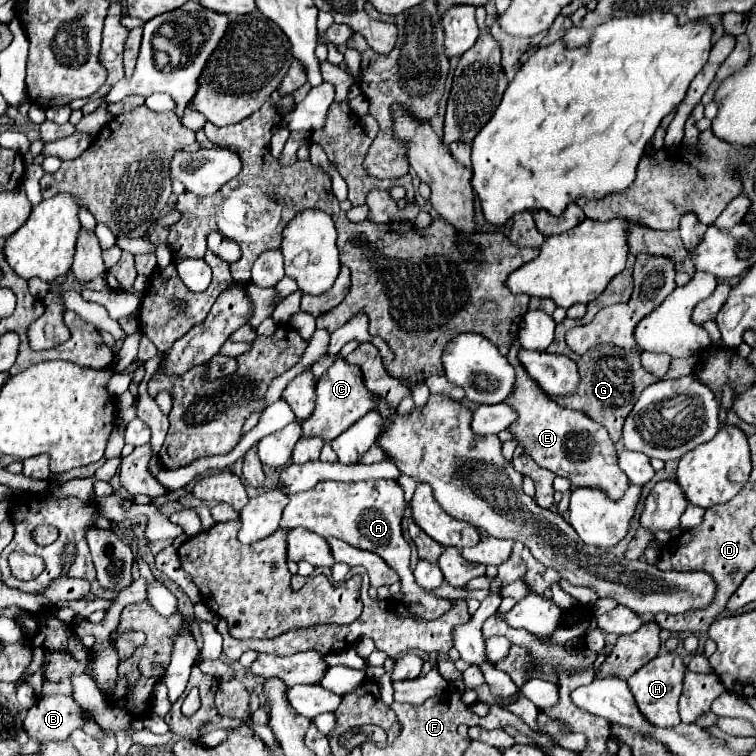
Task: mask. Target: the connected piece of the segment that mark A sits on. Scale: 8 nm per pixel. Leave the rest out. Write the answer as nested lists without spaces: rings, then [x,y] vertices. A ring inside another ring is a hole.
[[[368,479],[356,483],[340,483],[340,481],[320,481],[314,489],[296,493],[290,497],[290,503],[284,507],[280,527],[294,529],[304,527],[318,533],[324,539],[336,537],[346,541],[348,545],[376,551],[398,575],[404,593],[404,603],[412,615],[418,619],[436,619],[446,609],[450,609],[448,599],[440,599],[420,589],[414,581],[410,569],[410,545],[402,535],[402,515],[406,509],[404,491],[398,481],[392,479]]]

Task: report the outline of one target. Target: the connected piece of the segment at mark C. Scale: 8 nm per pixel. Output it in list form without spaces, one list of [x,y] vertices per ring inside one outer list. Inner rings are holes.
[[[342,357],[334,361],[334,365],[320,377],[316,385],[316,409],[314,413],[302,423],[302,437],[322,437],[324,441],[334,441],[342,435],[350,425],[362,419],[368,411],[376,409],[376,397],[364,387],[364,377],[360,367],[346,363]]]

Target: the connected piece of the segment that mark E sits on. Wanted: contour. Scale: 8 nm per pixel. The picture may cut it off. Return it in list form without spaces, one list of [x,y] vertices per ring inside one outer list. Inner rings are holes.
[[[516,337],[506,355],[516,369],[516,391],[512,397],[508,397],[508,401],[504,401],[518,415],[516,423],[508,427],[508,431],[514,435],[514,441],[540,467],[568,477],[574,487],[600,487],[600,491],[604,491],[610,499],[622,499],[630,483],[616,463],[616,443],[612,443],[608,431],[604,431],[604,425],[588,419],[586,415],[582,415],[582,411],[560,407],[554,399],[550,399],[538,387],[538,383],[534,383],[534,379],[524,373],[524,367],[518,361],[520,349],[522,347]]]

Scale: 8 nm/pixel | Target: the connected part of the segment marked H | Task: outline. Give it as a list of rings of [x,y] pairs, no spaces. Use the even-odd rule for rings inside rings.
[[[666,653],[654,657],[650,663],[640,667],[632,677],[628,677],[628,687],[636,699],[636,705],[650,723],[658,727],[672,727],[680,723],[678,697],[682,693],[682,673],[684,663],[678,657],[678,653]]]

